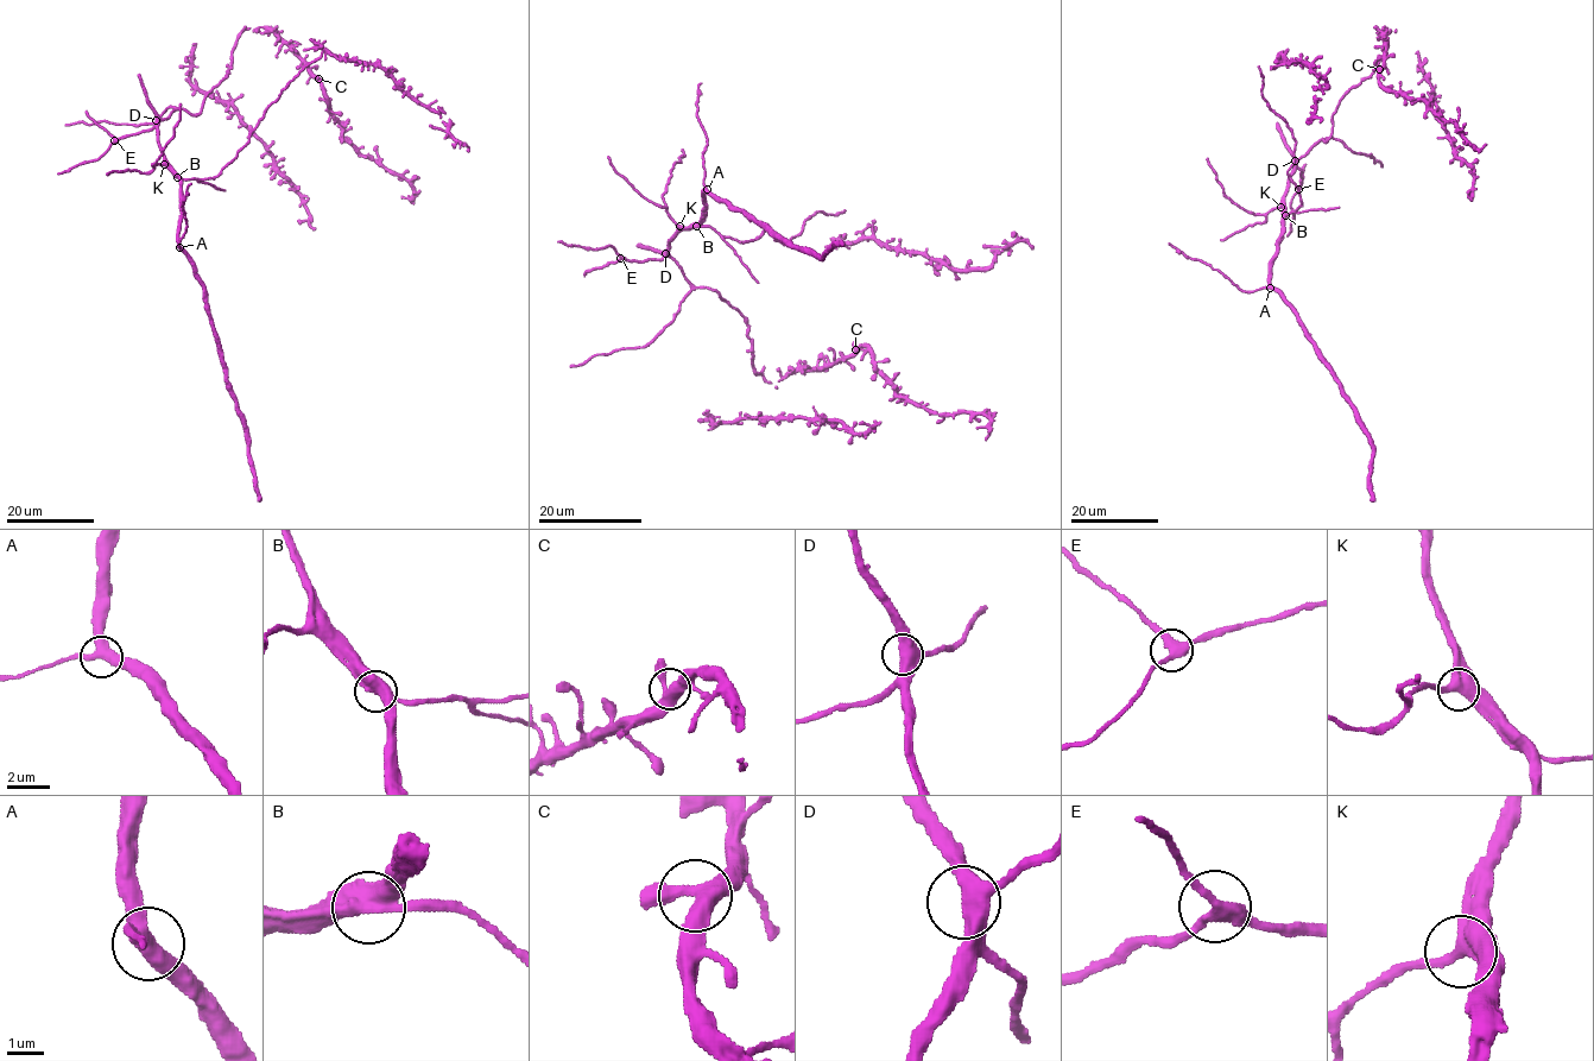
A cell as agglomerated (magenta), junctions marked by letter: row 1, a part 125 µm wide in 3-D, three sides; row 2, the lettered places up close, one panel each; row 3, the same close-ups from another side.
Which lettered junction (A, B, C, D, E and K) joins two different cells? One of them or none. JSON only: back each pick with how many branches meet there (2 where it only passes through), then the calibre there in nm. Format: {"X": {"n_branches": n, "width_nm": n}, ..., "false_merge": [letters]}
{"false_merge": []}

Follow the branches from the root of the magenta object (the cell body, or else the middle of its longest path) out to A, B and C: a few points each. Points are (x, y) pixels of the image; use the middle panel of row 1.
A: (670, 257), (668, 252), (671, 239), (678, 231), (700, 222), (704, 203), (702, 196), (707, 189)
B: (670, 257), (668, 252), (671, 239), (681, 229), (696, 227)
C: (670, 257), (694, 286), (715, 289), (740, 311), (752, 367), (767, 381), (830, 366), (855, 349)

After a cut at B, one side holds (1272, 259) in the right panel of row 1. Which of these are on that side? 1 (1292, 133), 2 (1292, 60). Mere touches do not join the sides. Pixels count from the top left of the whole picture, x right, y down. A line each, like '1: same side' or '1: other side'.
1: other side
2: same side

